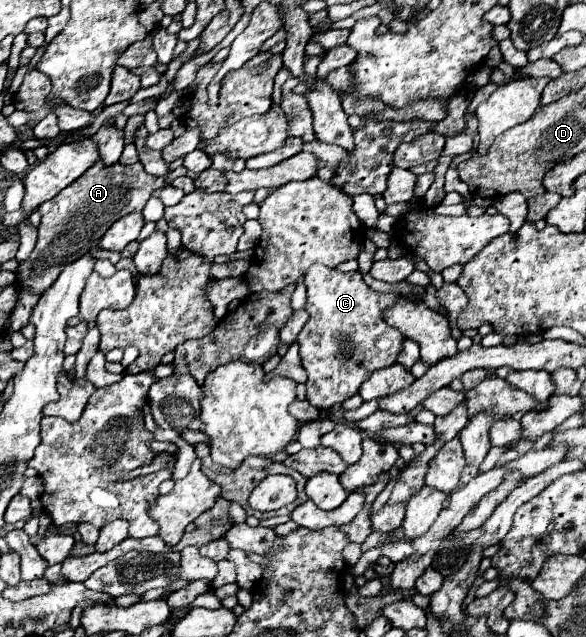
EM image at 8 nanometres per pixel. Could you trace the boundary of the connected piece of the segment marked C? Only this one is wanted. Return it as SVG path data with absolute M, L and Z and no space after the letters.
M313 265L305 273L305 287L307 287L305 311L309 313L309 321L305 323L305 327L297 335L297 343L301 347L299 353L301 353L303 367L309 375L309 379L305 383L307 385L307 399L317 409L329 409L335 403L343 403L345 399L357 395L361 383L365 379L369 379L369 375L373 371L391 367L397 361L397 355L401 353L401 347L403 347L403 335L395 327L387 325L387 321L383 319L383 313L393 303L397 303L397 299L401 295L395 291L379 293L379 291L371 289L363 281L359 271L343 273L339 269L329 269L325 265Z

